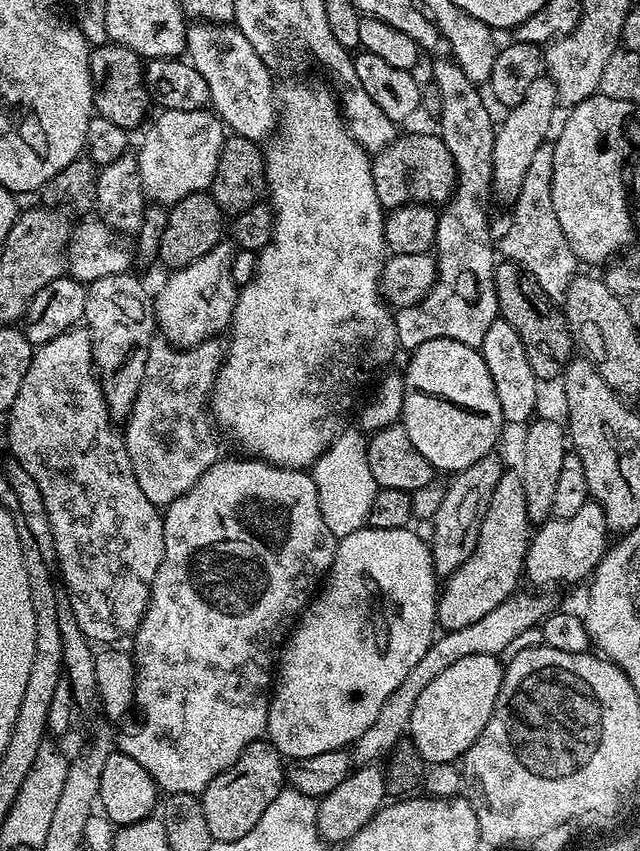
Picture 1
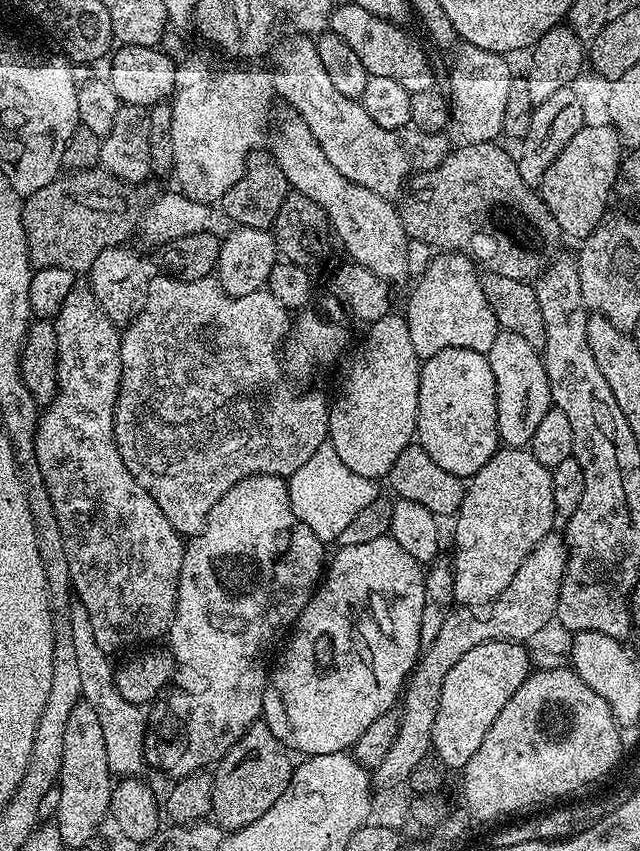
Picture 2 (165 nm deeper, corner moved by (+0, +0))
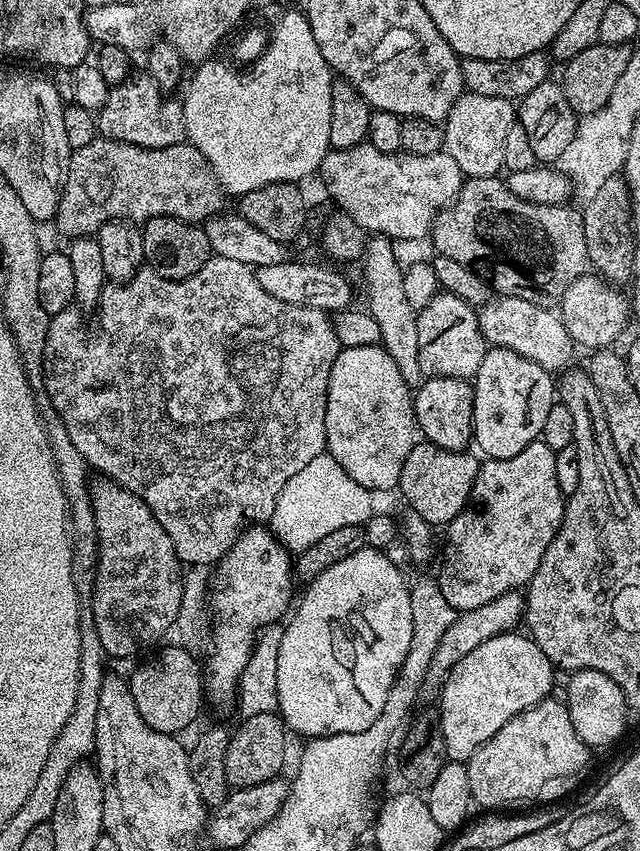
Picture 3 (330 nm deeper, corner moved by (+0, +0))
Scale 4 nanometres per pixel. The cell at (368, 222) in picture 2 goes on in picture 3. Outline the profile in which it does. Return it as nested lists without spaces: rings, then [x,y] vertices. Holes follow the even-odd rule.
[[[373,235],[364,246],[362,265],[364,264],[364,284],[368,287],[367,311],[371,312],[374,322],[378,322],[380,344],[394,358],[398,370],[409,382],[421,379],[418,366],[418,326],[416,325],[417,309],[406,302],[404,293],[404,274],[402,264],[396,261],[393,241],[387,236]]]

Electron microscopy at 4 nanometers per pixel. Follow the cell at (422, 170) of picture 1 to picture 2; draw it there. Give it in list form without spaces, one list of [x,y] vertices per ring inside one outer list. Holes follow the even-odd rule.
[[[496,142],[461,143],[461,148],[453,147],[441,164],[411,177],[410,187],[398,204],[402,230],[406,230],[409,240],[426,242],[433,250],[461,252],[484,272],[532,282],[547,270],[561,251],[562,233],[558,222],[554,222],[554,214],[540,201],[539,191],[522,182],[513,153],[498,145]]]

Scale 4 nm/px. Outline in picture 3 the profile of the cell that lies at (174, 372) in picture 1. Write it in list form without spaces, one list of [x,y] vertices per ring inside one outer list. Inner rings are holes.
[[[215,254],[208,259],[206,266],[202,266],[202,270],[198,270],[198,274],[185,280],[167,280],[145,266],[133,280],[105,283],[102,300],[108,304],[128,304],[128,313],[119,312],[116,308],[102,313],[100,329],[93,336],[84,329],[75,311],[59,312],[49,319],[48,345],[44,351],[42,372],[48,396],[56,407],[53,408],[55,415],[60,417],[70,434],[70,442],[78,446],[78,454],[82,454],[89,466],[95,471],[97,468],[107,479],[146,502],[154,518],[158,518],[162,530],[170,534],[170,542],[174,542],[181,565],[215,566],[240,536],[246,524],[244,516],[249,516],[252,522],[271,521],[278,494],[282,494],[282,486],[286,486],[286,482],[290,482],[290,478],[294,478],[294,474],[298,474],[298,470],[304,469],[312,459],[325,455],[327,386],[331,367],[341,351],[336,325],[329,313],[317,308],[294,306],[274,298],[274,294],[266,294],[259,275],[249,265]]]

